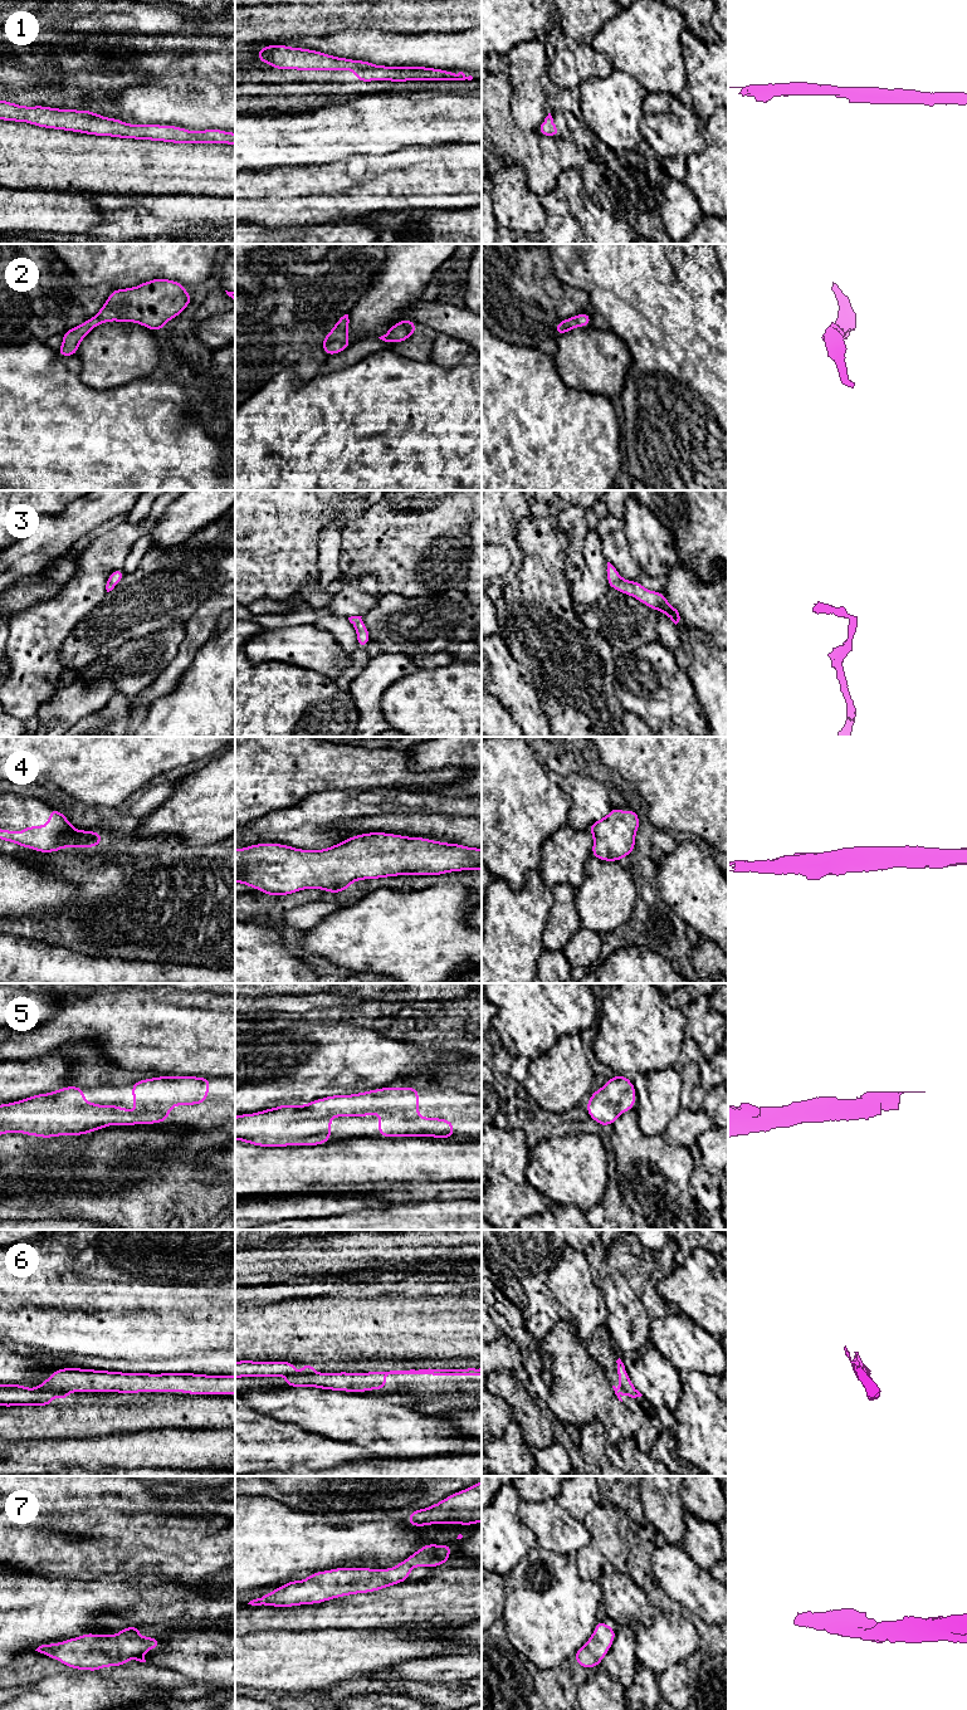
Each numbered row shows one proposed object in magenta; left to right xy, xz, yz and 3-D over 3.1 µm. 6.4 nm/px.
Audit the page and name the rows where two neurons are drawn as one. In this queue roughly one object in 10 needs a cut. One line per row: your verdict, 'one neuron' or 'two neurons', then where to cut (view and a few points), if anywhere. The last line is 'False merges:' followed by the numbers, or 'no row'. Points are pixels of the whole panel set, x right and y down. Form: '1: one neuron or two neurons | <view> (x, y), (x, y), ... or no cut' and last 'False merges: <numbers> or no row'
1: one neuron | no cut
2: one neuron | no cut
3: one neuron | no cut
4: one neuron | no cut
5: one neuron | no cut
6: one neuron | no cut
7: one neuron | no cut
False merges: no row

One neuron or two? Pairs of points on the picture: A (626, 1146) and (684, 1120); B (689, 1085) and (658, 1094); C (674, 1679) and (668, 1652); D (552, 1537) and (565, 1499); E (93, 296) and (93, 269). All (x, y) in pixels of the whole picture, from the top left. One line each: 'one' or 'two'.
A: two
B: two
C: two
D: two
E: two

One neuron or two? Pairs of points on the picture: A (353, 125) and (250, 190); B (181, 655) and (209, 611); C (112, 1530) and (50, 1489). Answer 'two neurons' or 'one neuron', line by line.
A: two neurons
B: one neuron
C: two neurons

